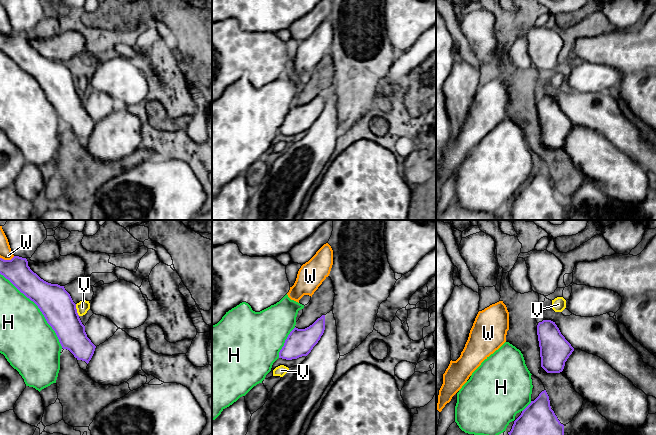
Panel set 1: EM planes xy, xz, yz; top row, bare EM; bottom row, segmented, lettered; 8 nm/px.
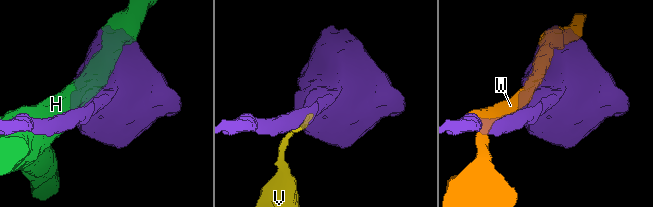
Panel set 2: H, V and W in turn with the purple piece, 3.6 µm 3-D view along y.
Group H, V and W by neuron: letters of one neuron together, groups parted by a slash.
H / V / W

